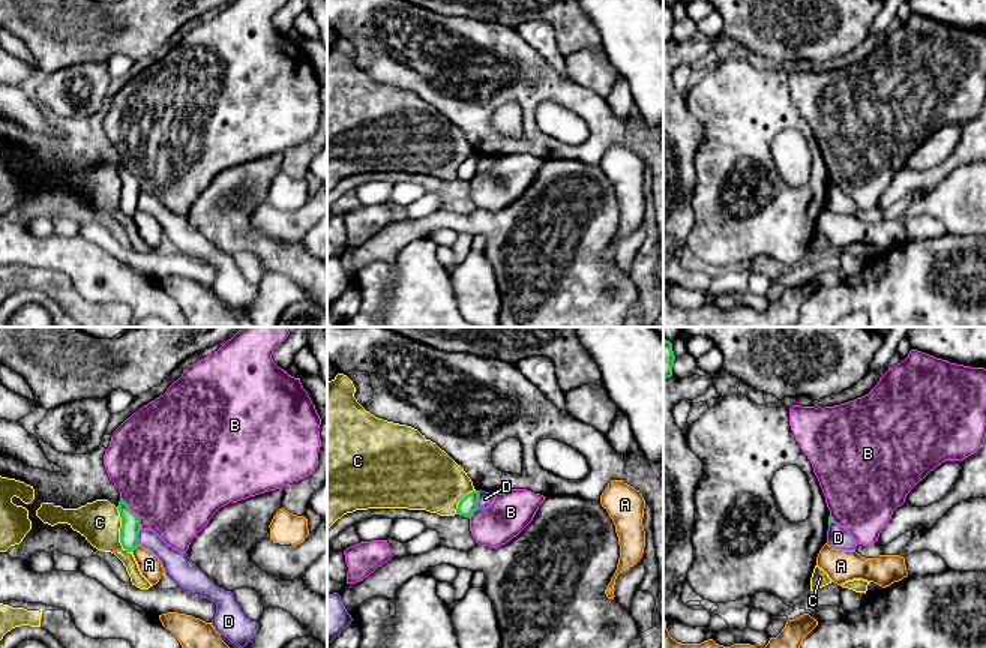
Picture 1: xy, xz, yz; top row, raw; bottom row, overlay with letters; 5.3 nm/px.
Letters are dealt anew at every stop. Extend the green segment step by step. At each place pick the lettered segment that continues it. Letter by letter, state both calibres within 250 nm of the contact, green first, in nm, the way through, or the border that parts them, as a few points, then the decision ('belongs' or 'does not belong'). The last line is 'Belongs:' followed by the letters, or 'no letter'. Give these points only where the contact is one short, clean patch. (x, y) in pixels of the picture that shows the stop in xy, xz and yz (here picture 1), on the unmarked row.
A: 100/120 nm | does not belong
B: 100/500 nm | does not belong
C: 100/220 nm | does not belong
D: 100/80 nm | along xz (479, 155), (476, 171) | does not belong
Belongs: no letter

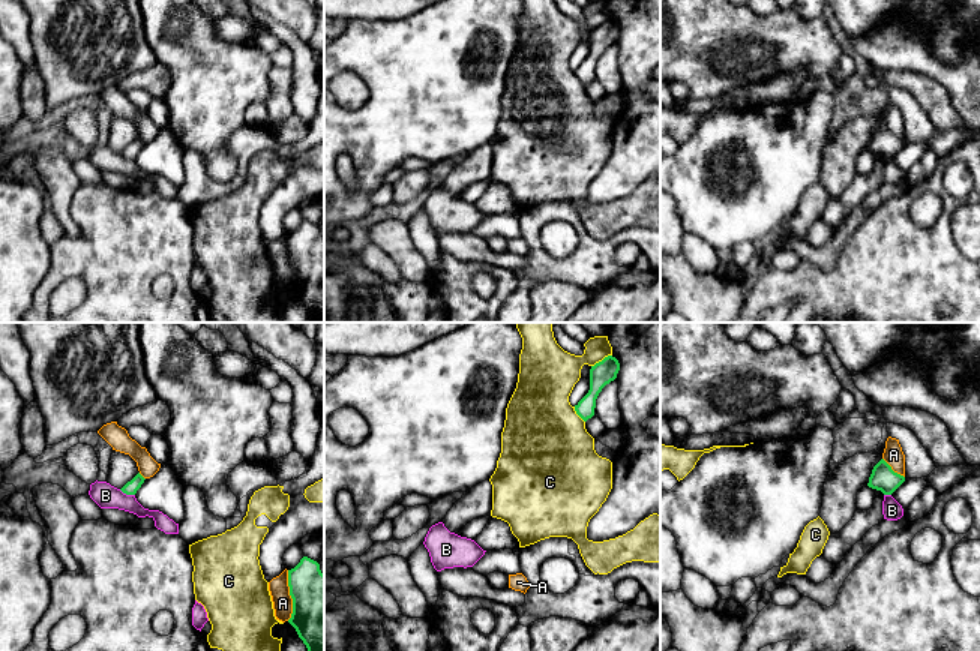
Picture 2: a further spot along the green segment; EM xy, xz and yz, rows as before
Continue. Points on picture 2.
A: 340/110 nm | does not belong
B: 70/130 nm | along xy (119, 153), (134, 159) | does not belong
C: 120/240 nm | does not belong
Belongs: no letter

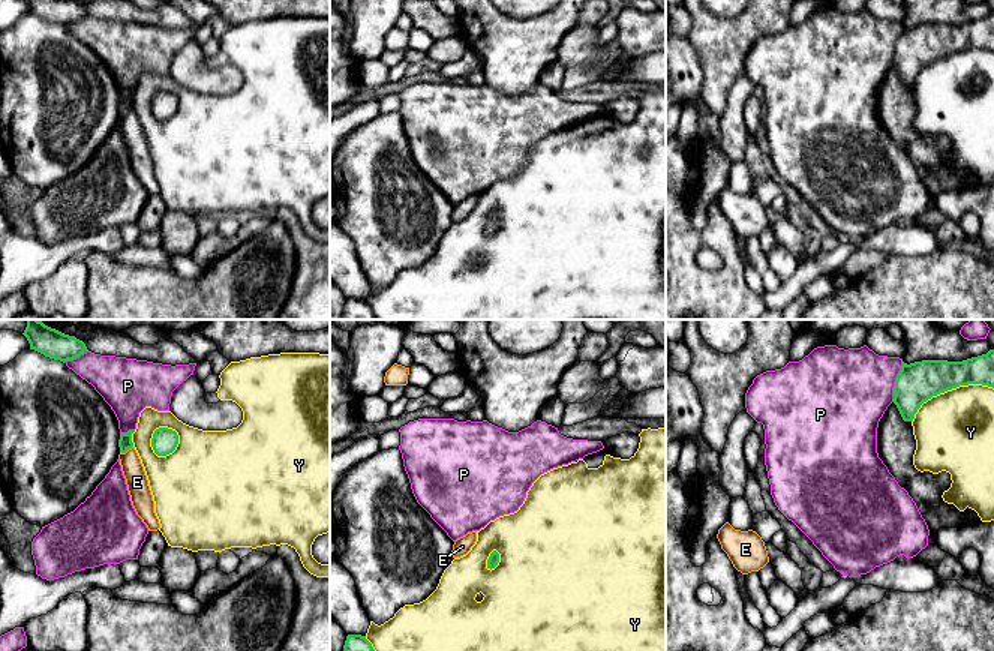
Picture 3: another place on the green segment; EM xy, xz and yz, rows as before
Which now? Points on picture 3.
E: 80/120 nm | across xy (125, 107), (126, 114), (137, 146) | belongs
P: 220/440 nm | does not belong
Y: 220/420 nm | does not belong
Belongs: E

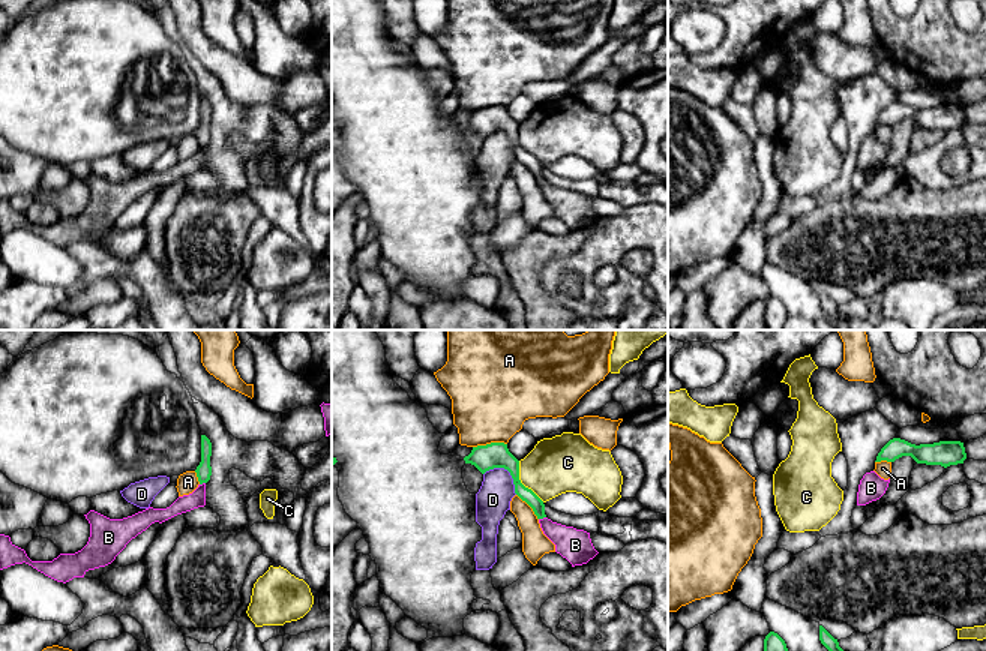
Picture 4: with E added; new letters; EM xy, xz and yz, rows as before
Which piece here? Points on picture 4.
A: 140/440 nm | does not belong
B: 70/180 nm | along xz (545, 180), (539, 183) | does not belong
C: 140/300 nm | does not belong
D: 140/190 nm | does not belong
Belongs: no letter

